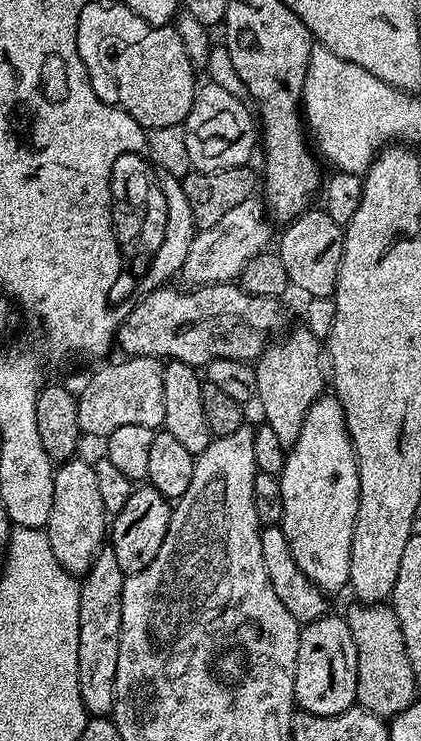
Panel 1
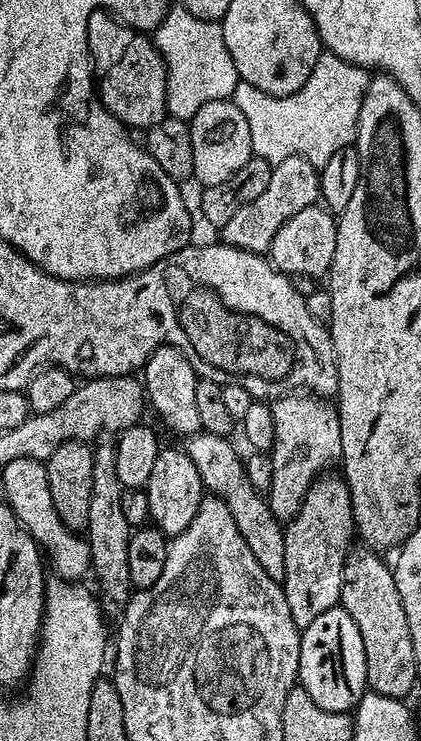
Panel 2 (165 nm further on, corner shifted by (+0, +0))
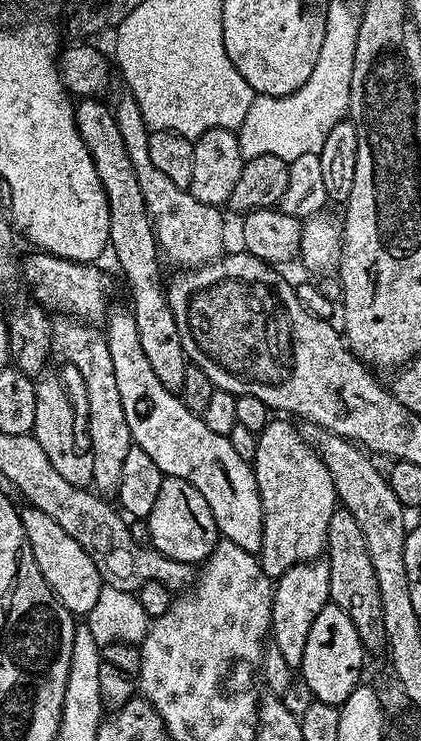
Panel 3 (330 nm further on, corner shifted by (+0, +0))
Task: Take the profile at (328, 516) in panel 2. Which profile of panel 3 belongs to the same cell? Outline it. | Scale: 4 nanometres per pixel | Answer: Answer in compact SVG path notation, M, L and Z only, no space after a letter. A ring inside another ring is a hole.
M327 559L308 560L305 564L294 566L280 576L272 590L272 631L270 640L286 658L292 669L299 669L302 654L306 654L306 638L310 634L310 626L314 626L314 618L322 614L322 610L330 603L330 566Z

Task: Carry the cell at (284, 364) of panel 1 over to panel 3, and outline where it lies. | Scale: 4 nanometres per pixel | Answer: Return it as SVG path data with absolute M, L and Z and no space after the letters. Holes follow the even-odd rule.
M272 418L256 438L256 458L254 471L258 482L258 494L262 498L262 546L258 559L262 570L273 578L279 578L299 564L317 559L325 551L328 542L330 518L334 518L338 501L334 490L334 478L330 478L330 470L326 470L326 462L315 448L304 439L301 429L295 428L288 418Z

